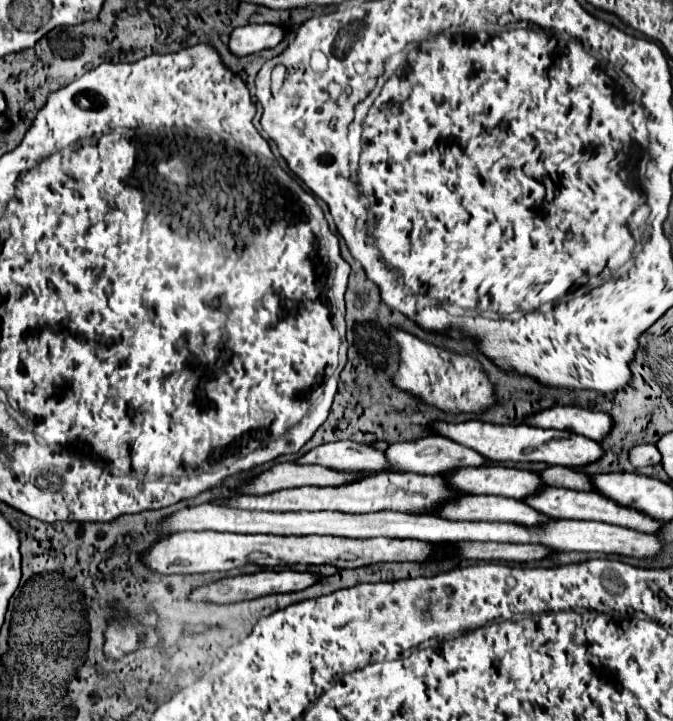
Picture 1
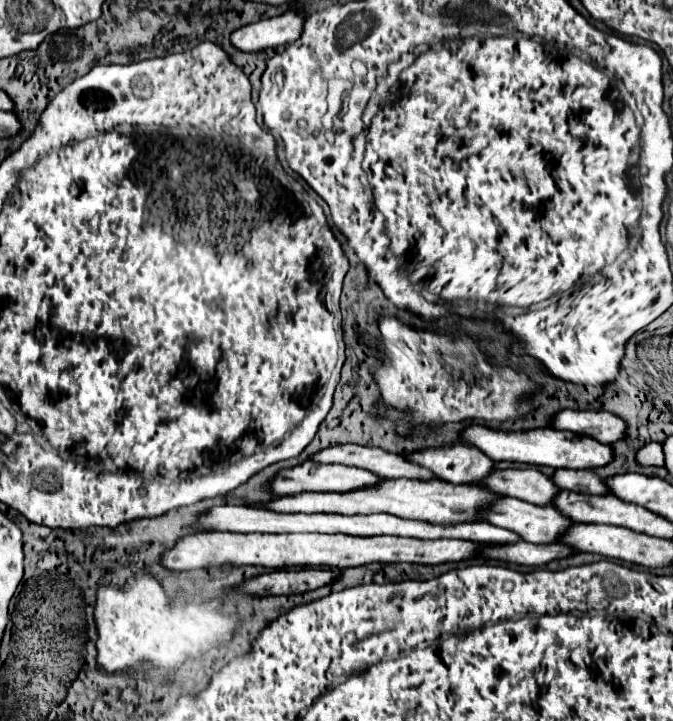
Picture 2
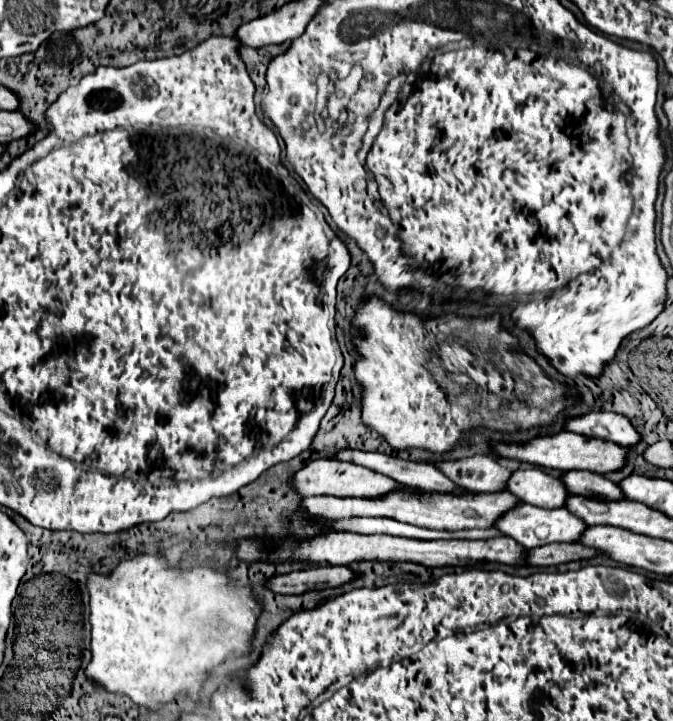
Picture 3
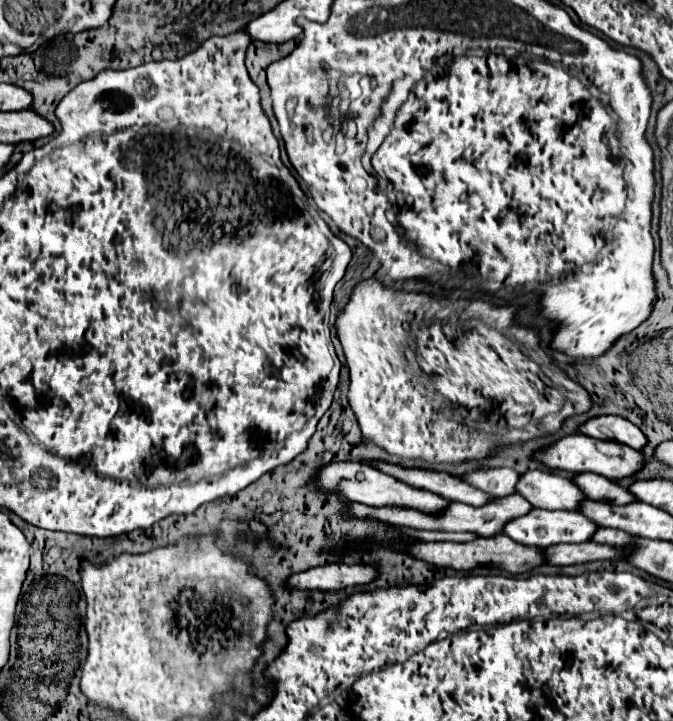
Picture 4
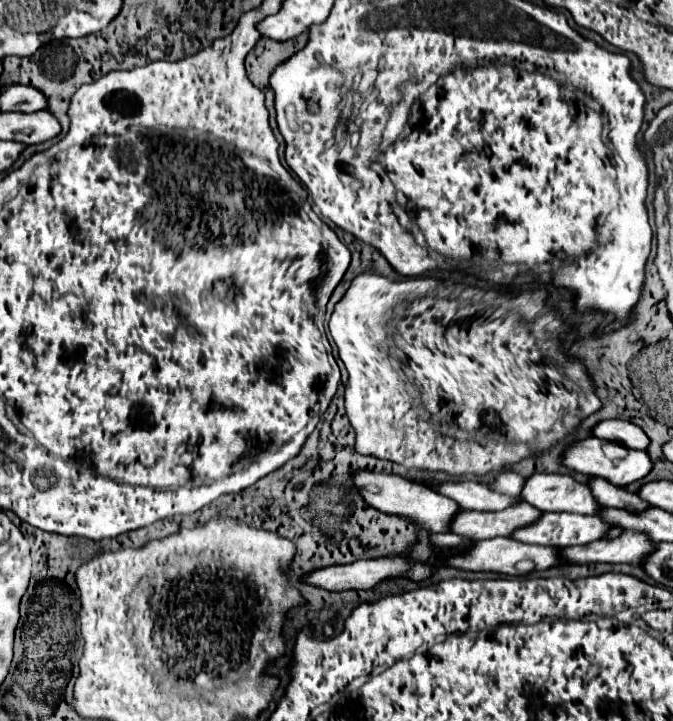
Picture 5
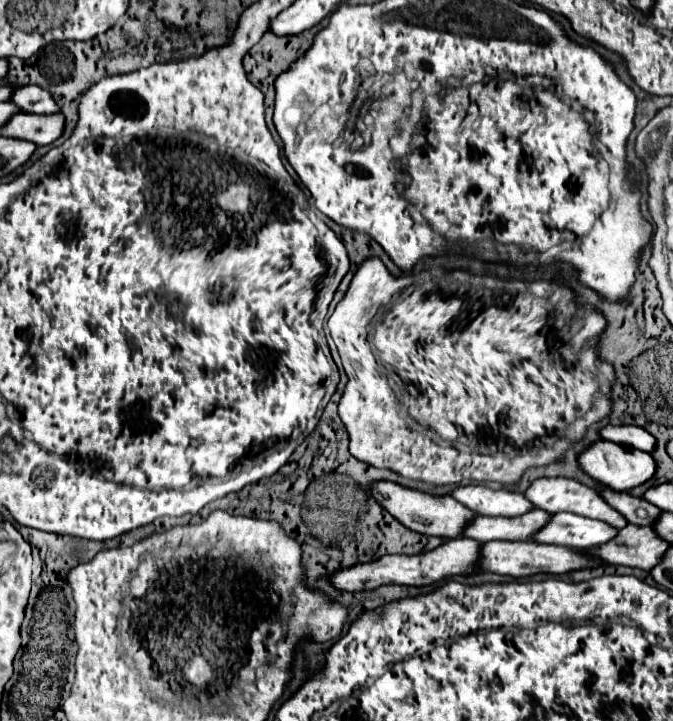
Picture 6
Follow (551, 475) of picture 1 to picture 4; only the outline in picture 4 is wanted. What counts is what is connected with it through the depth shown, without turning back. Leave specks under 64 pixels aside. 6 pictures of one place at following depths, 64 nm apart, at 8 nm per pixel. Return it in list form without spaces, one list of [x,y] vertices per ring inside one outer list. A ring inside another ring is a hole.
[[[578,474],[574,478],[574,482],[580,490],[584,490],[584,494],[590,500],[600,500],[600,502],[608,502],[608,504],[636,502],[636,498],[632,498],[632,494],[628,490],[624,490],[622,486],[618,486],[612,480],[606,480],[600,474]]]

